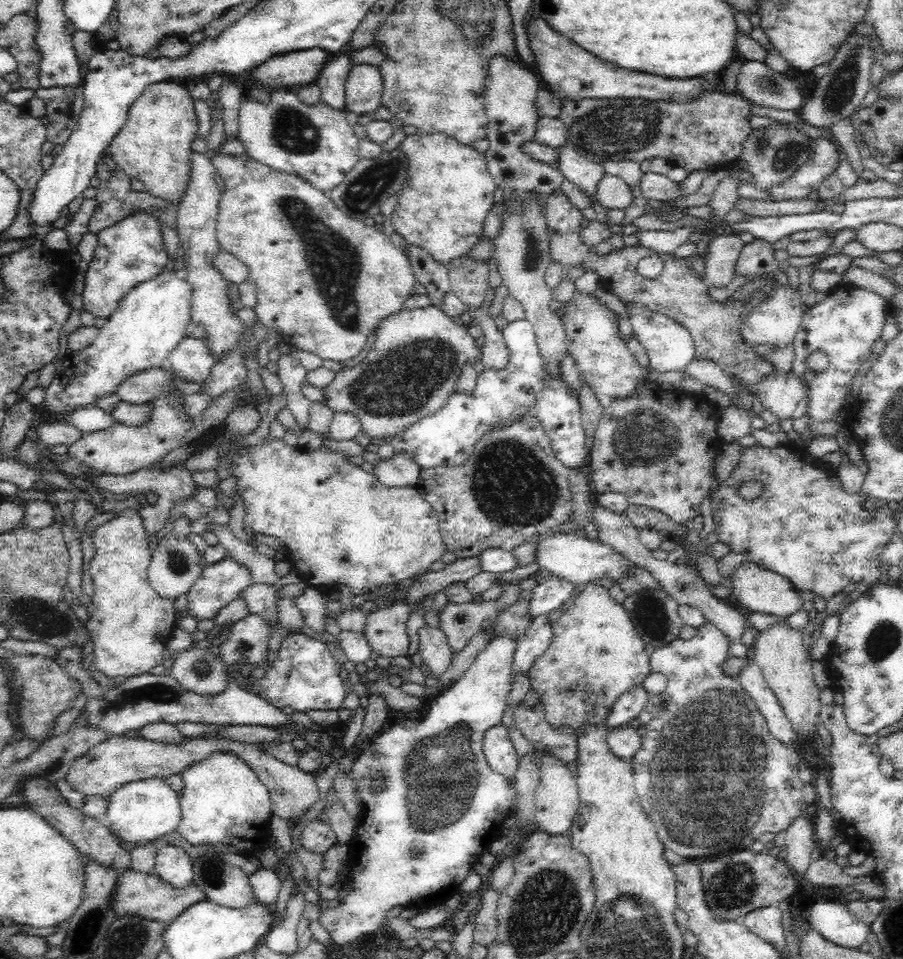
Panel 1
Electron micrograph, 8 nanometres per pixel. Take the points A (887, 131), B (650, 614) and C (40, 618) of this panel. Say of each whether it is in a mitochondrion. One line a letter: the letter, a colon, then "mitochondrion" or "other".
A: other
B: mitochondrion
C: mitochondrion

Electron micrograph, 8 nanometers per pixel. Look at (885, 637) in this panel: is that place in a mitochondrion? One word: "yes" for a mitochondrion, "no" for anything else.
yes

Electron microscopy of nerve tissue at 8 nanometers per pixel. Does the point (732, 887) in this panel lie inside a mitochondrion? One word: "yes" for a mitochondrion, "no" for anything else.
yes

